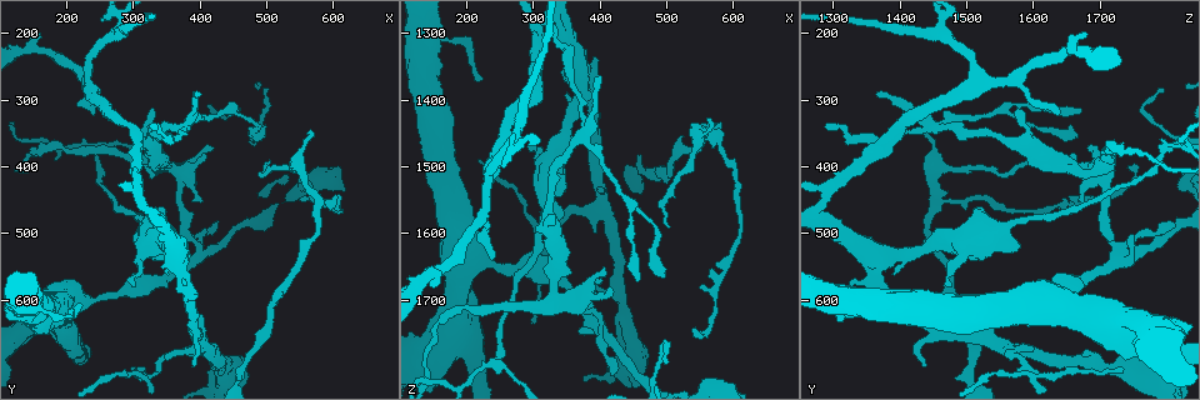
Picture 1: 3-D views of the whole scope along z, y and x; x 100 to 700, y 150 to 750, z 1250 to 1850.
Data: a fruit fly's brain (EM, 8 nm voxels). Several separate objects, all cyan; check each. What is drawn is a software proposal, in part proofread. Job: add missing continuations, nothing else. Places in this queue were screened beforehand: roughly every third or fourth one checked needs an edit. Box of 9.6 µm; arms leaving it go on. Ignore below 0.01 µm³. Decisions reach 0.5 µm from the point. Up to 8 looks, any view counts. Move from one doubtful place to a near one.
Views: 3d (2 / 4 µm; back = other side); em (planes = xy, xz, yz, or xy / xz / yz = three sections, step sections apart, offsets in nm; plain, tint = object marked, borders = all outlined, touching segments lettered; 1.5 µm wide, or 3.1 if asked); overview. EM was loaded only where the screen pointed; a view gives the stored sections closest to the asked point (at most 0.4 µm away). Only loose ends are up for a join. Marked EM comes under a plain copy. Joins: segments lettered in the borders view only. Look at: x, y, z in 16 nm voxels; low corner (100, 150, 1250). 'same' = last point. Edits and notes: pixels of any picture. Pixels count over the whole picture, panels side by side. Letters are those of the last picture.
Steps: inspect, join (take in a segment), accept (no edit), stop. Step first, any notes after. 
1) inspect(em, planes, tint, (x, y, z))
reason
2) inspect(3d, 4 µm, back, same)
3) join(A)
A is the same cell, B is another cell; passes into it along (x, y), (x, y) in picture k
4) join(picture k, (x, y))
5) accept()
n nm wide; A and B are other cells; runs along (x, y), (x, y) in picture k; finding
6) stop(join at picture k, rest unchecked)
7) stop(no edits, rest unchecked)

inspect(em, xz, step 4, borders, (420, 485, 1815))
branch stops here

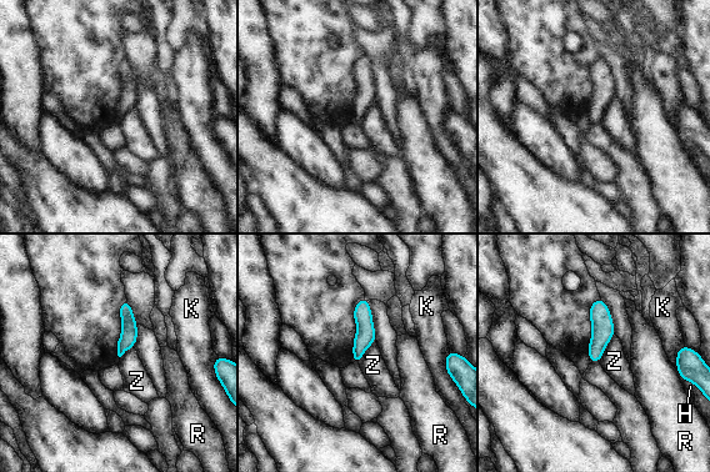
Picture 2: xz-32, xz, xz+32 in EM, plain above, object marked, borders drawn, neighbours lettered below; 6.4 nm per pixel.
accept()
100 nm wide; H, K, R and Z are other cells; border along (614, 334), (599, 362) in picture 2; none of them fits

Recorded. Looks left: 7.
inspect(em, xy, step 4, borders, (535, 400, 1740))
end of a long branch

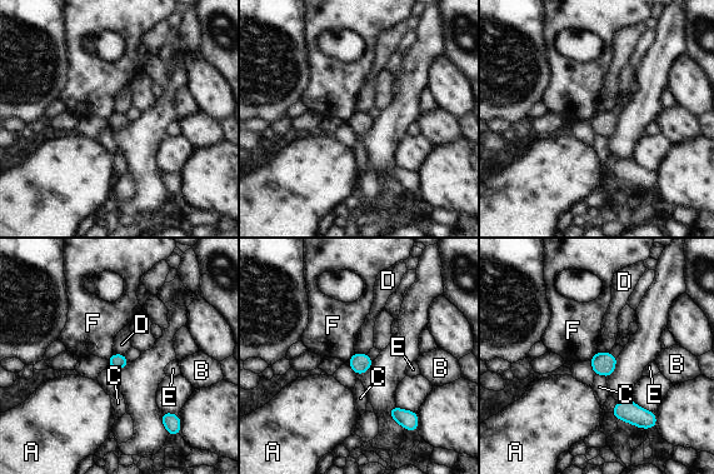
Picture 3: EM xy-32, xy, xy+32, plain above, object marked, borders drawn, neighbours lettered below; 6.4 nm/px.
accept()
A, B, C, D, E and F are other cells; border along (354, 352), (345, 362) in picture 3; none of them fits

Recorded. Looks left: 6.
inspect(em, planes, borders, (395, 595, 1335))
an open end

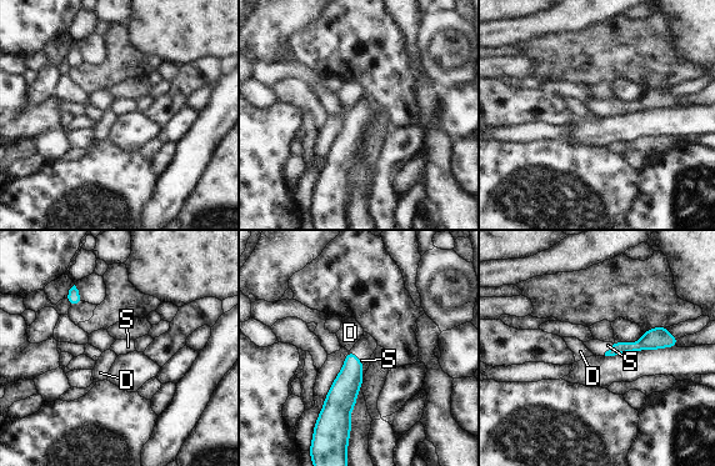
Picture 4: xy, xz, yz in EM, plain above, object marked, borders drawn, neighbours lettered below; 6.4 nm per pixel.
join(S)
S is the same cell, D is another cell; passes into it along (346, 385), (356, 357), (366, 345) in picture 4; the neuron continues

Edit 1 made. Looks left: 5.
stop(join at picture 4, rest unchecked)

